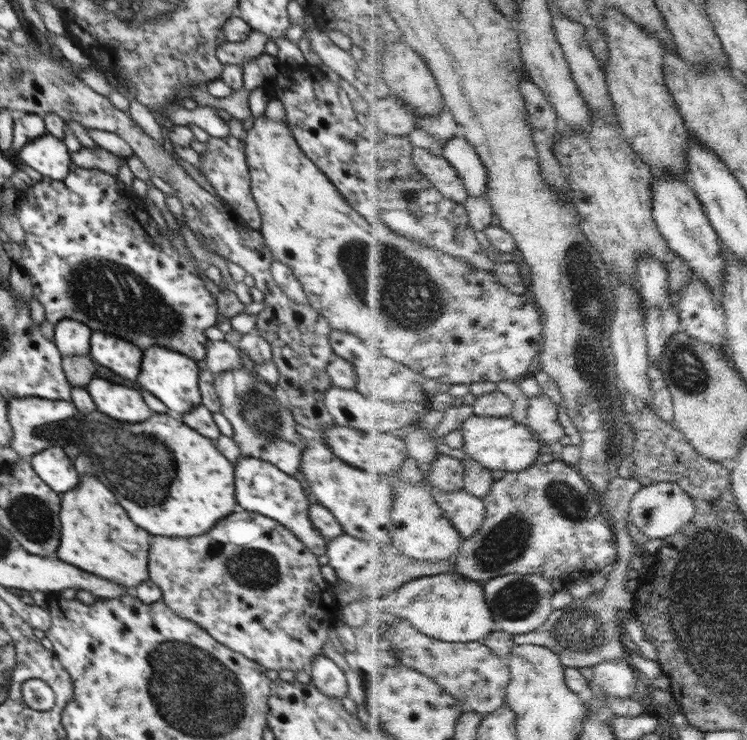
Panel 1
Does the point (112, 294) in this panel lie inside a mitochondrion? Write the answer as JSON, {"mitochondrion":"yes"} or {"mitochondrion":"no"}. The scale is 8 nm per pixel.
{"mitochondrion":"yes"}

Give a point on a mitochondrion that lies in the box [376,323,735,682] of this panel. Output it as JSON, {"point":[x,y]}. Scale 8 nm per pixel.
{"point":[582,631]}

